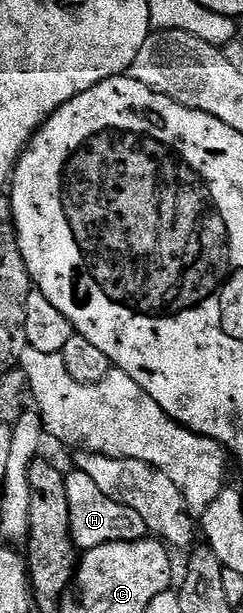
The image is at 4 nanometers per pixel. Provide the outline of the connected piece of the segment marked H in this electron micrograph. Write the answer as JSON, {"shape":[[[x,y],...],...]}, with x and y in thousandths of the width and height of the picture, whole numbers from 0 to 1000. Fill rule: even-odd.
{"shape":[[[317,765],[292,770],[272,775],[288,874],[325,900],[350,902],[449,886],[539,886],[564,879],[605,878],[593,848],[576,845],[576,837],[560,837],[560,830],[527,830],[527,824],[494,824],[494,817],[428,811],[428,803],[379,786],[379,778],[362,778],[362,772]]]}

